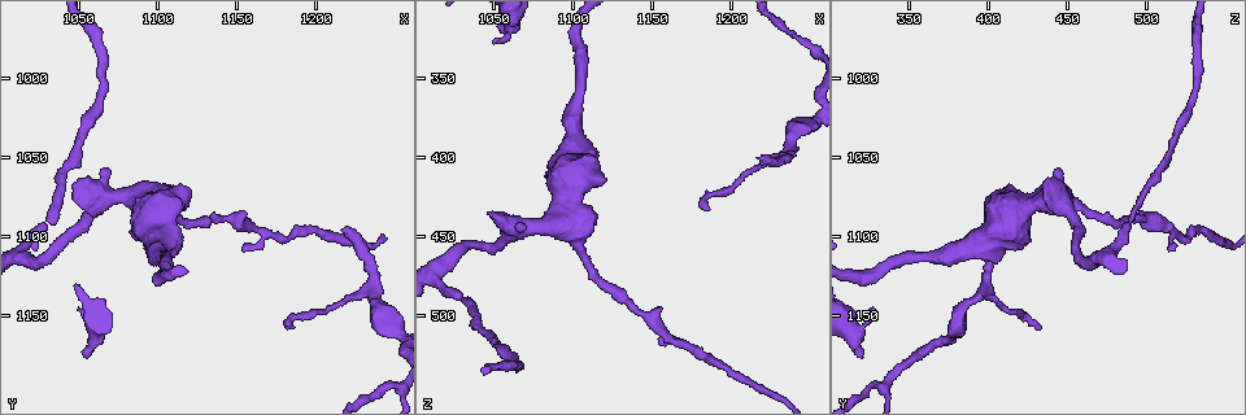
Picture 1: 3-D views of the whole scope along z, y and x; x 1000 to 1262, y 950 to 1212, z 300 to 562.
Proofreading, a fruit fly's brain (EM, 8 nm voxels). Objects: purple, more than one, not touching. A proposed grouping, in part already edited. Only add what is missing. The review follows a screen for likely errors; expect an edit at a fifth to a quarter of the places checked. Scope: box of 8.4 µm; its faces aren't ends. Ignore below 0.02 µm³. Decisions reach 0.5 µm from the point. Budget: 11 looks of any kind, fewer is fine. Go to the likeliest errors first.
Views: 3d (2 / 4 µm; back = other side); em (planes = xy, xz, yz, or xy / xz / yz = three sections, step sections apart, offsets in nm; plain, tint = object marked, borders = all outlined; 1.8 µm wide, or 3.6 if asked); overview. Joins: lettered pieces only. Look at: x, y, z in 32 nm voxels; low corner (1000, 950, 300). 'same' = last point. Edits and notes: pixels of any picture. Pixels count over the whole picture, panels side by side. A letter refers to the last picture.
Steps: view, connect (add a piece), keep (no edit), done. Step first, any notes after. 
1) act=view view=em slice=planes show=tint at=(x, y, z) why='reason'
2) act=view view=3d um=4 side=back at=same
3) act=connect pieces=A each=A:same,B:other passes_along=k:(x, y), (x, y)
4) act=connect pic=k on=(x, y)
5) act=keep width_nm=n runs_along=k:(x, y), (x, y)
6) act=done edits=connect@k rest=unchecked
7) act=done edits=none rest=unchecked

act=view view=3d um=2 at=(1216, 1094, 400) why='an open end'

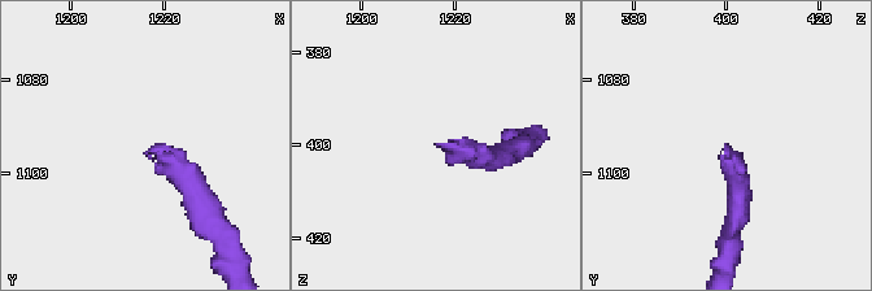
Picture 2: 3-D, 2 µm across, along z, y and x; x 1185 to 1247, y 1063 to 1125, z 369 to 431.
act=view view=em slice=xy step=16 show=borders at=(1217, 1095, 400) why='now the EM'

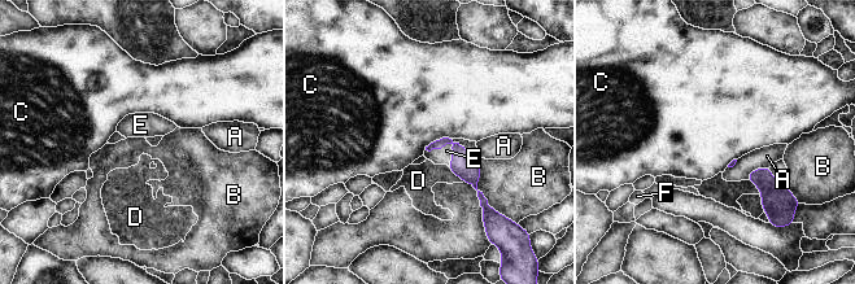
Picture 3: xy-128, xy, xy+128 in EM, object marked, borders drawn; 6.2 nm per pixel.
act=connect pieces=E each=A:other,B:other,C:other,D:other,E:same,F:other passes_along=3:(467, 169), (454, 143), (444, 157) found='the cell continues'

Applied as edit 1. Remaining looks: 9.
act=view view=overview why='redraw'

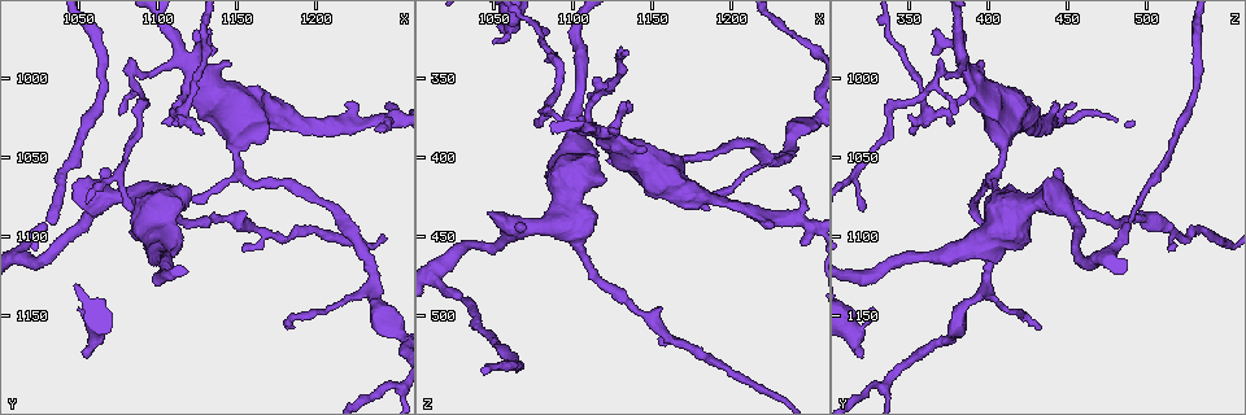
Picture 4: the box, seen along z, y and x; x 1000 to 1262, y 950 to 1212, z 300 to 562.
act=view view=3d um=2 at=(1048, 1144, 326) why='branch stops here'

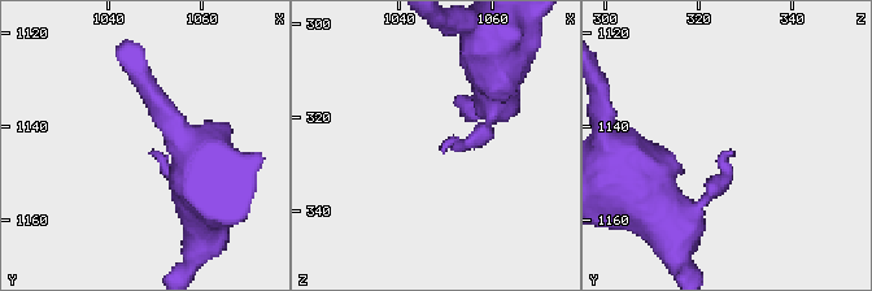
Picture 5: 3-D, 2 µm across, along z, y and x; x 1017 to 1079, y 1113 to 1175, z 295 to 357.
act=view view=em slice=planes show=borders at=(1048, 1146, 326)

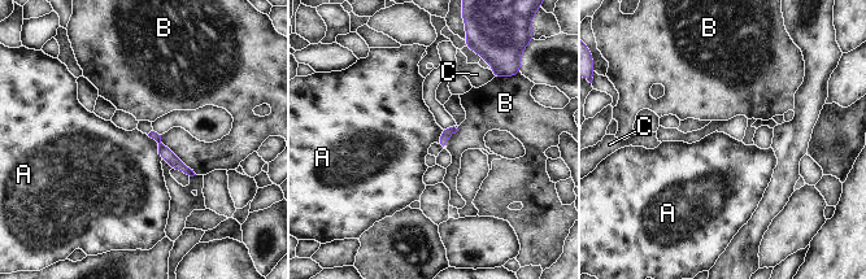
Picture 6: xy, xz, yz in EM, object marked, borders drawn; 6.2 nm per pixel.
act=keep longest_contact=B:340nm each=A:other,B:other,C:other border=6:(147, 135), (157, 143), (161, 160) found='none of them fits'

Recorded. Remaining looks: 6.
act=view view=em slice=planes show=borders at=(1184, 1160, 434) why='tapers out'

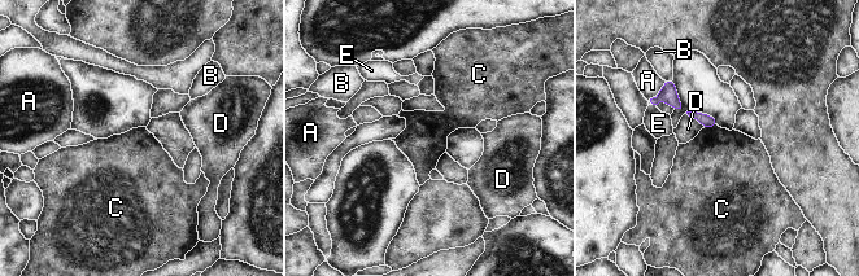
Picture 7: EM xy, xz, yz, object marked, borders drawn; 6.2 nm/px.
act=keep width_nm=80 each=A:other,B:other,C:other,D:other,E:other runs_along=7:(655, 100), (670, 97), (713, 123) found='no lettered piece goes on from it'

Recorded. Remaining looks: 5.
act=view view=em slice=planes show=borders at=(1148, 988, 394) why='branch stops here'

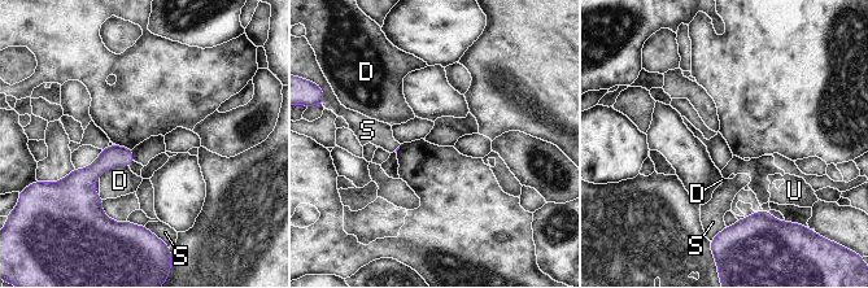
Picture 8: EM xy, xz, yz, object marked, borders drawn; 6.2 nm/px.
act=keep each=D:other,S:other,U:other border=8:(127, 165), (110, 166), (99, 178) found='none of them fits'

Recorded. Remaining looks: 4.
act=done edits=connect@3 rest=unchecked

